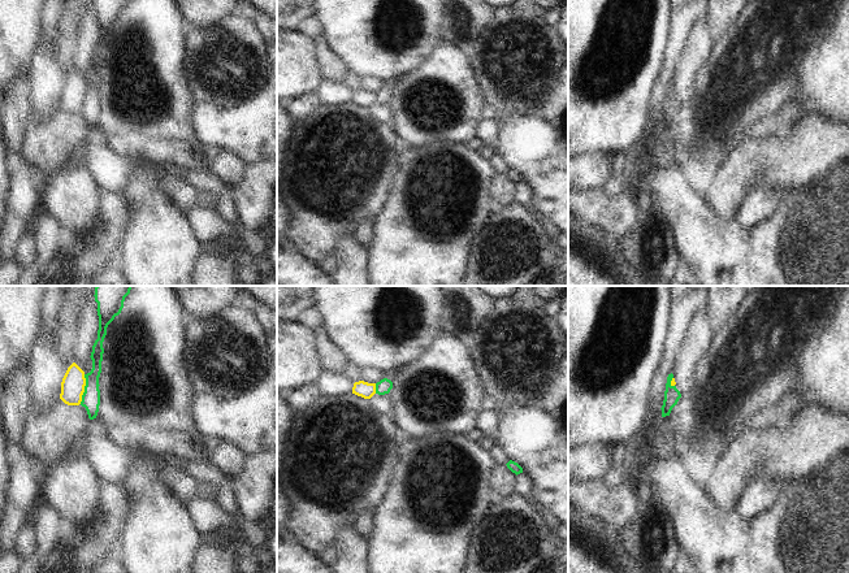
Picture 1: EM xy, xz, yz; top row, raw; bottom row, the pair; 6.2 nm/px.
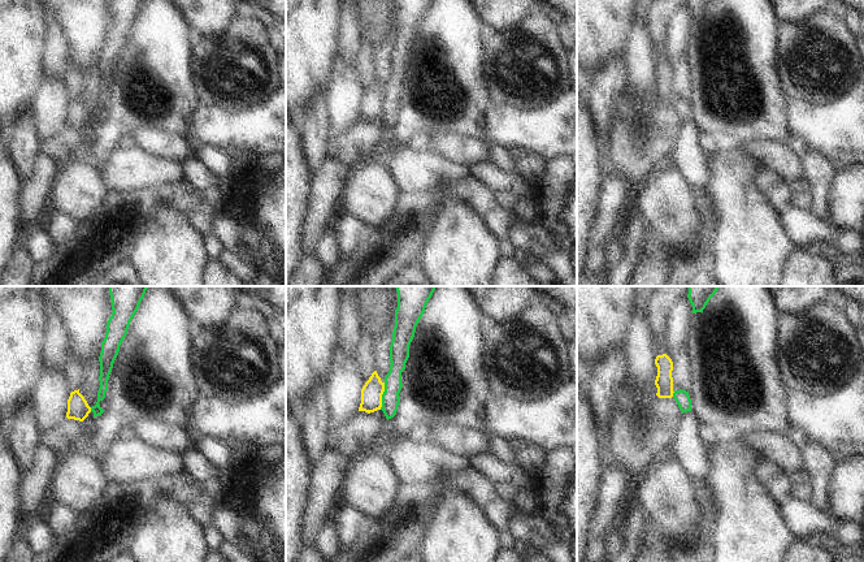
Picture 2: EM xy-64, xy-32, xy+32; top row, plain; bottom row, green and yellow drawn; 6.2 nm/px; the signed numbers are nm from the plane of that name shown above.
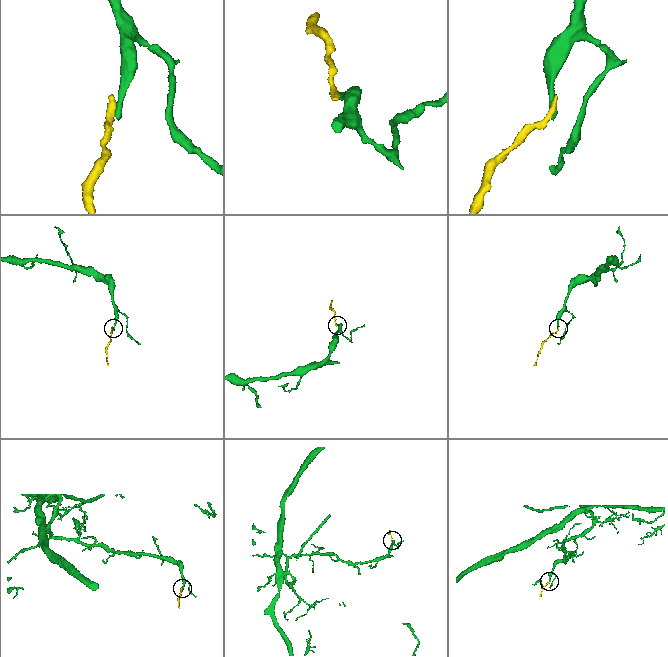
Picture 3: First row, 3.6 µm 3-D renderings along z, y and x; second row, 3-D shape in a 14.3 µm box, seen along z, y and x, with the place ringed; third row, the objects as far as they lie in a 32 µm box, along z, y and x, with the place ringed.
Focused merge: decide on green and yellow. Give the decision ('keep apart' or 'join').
keep apart

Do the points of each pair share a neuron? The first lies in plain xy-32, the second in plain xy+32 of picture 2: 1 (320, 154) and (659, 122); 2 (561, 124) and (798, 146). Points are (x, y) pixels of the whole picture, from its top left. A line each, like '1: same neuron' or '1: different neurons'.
1: different neurons
2: different neurons

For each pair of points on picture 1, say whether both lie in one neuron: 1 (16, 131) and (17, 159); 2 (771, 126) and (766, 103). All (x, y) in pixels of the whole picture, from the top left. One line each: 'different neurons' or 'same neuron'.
1: same neuron
2: different neurons

